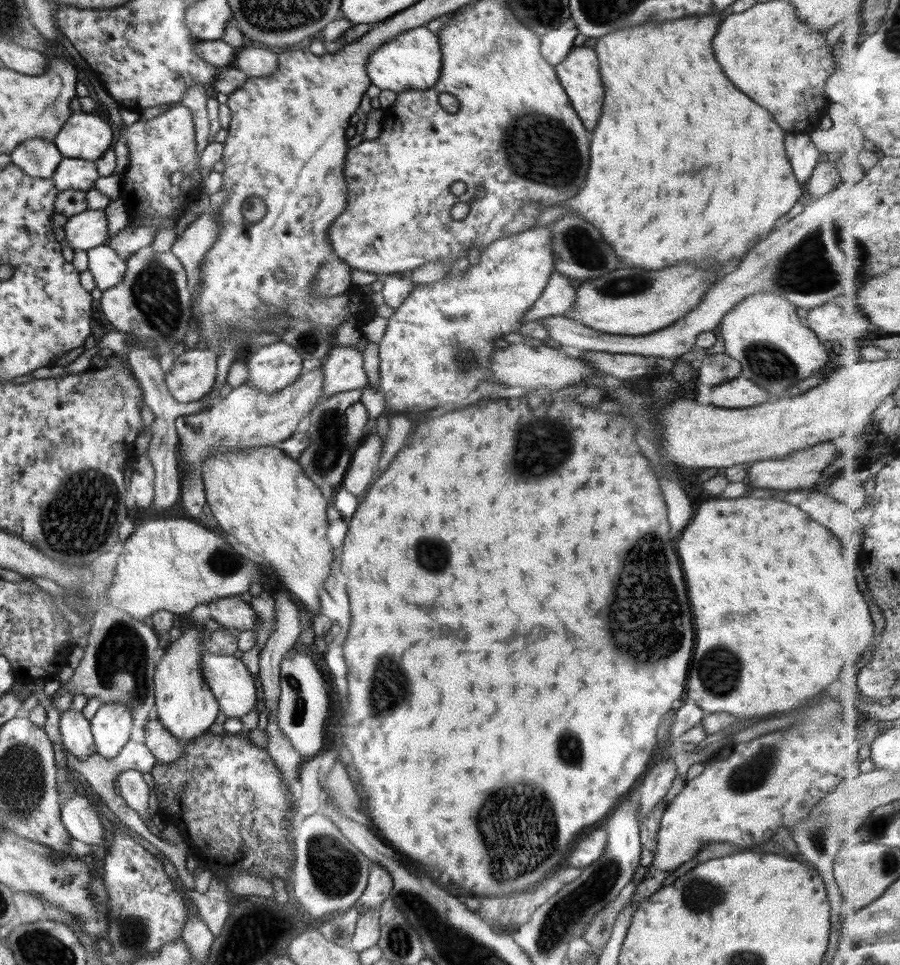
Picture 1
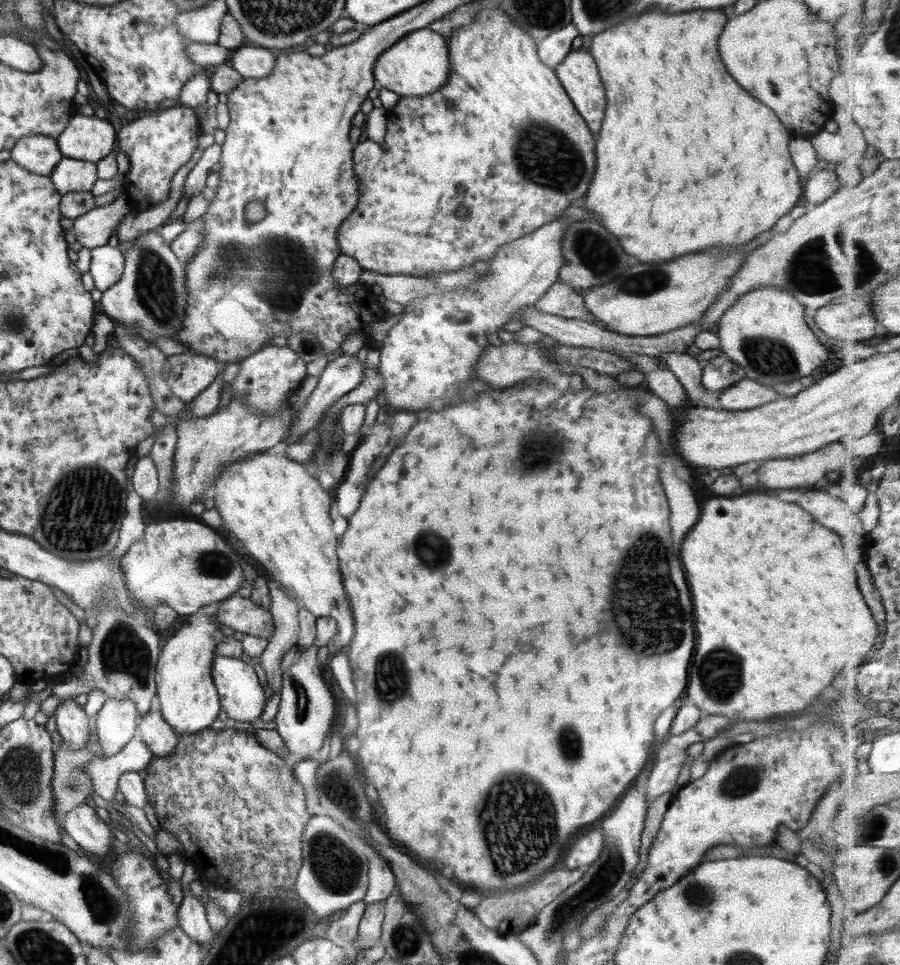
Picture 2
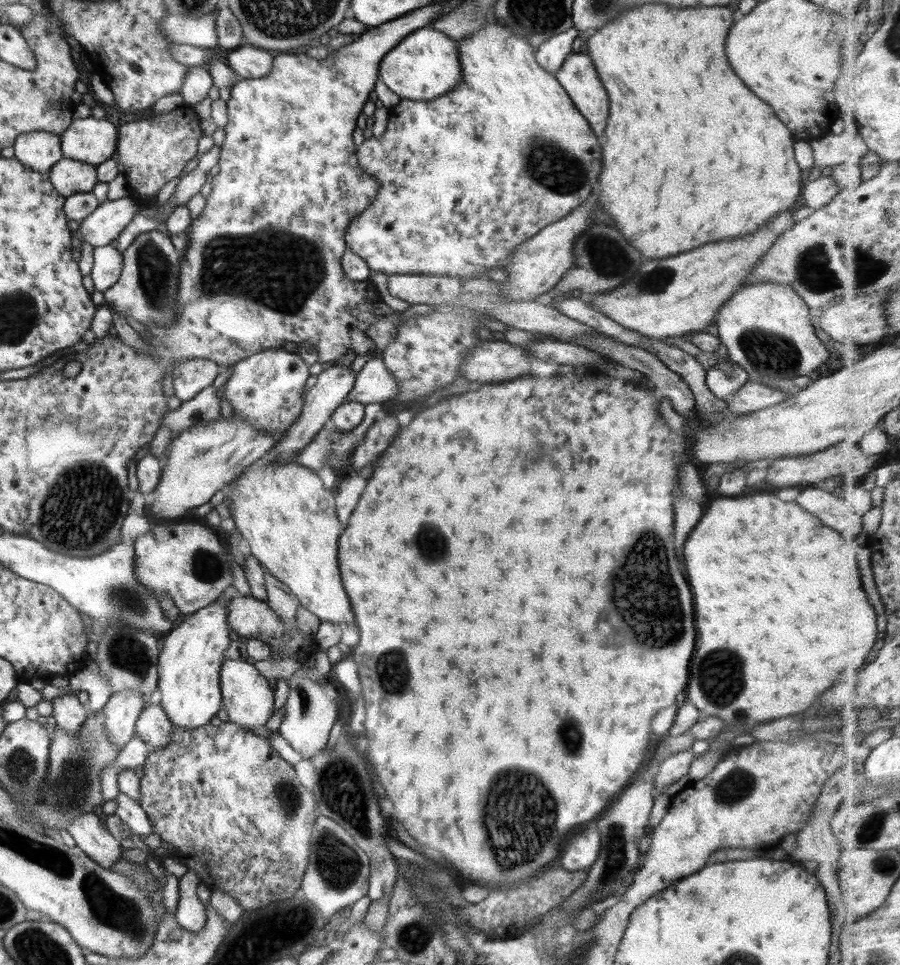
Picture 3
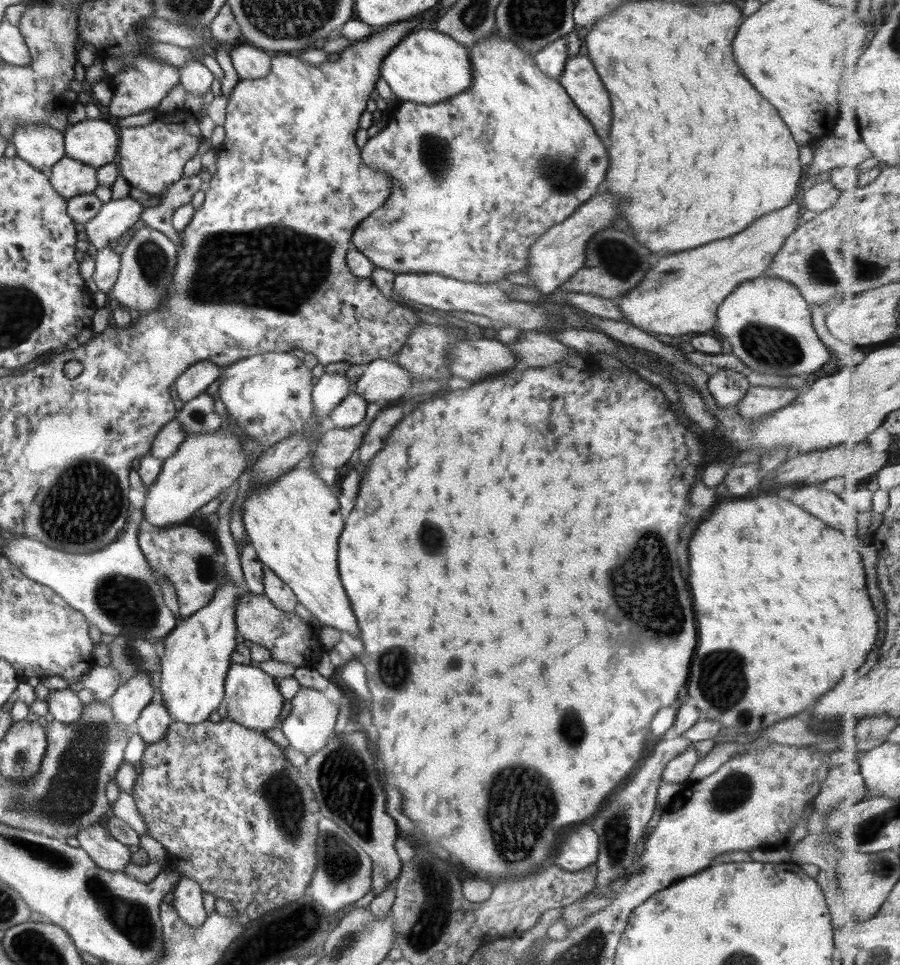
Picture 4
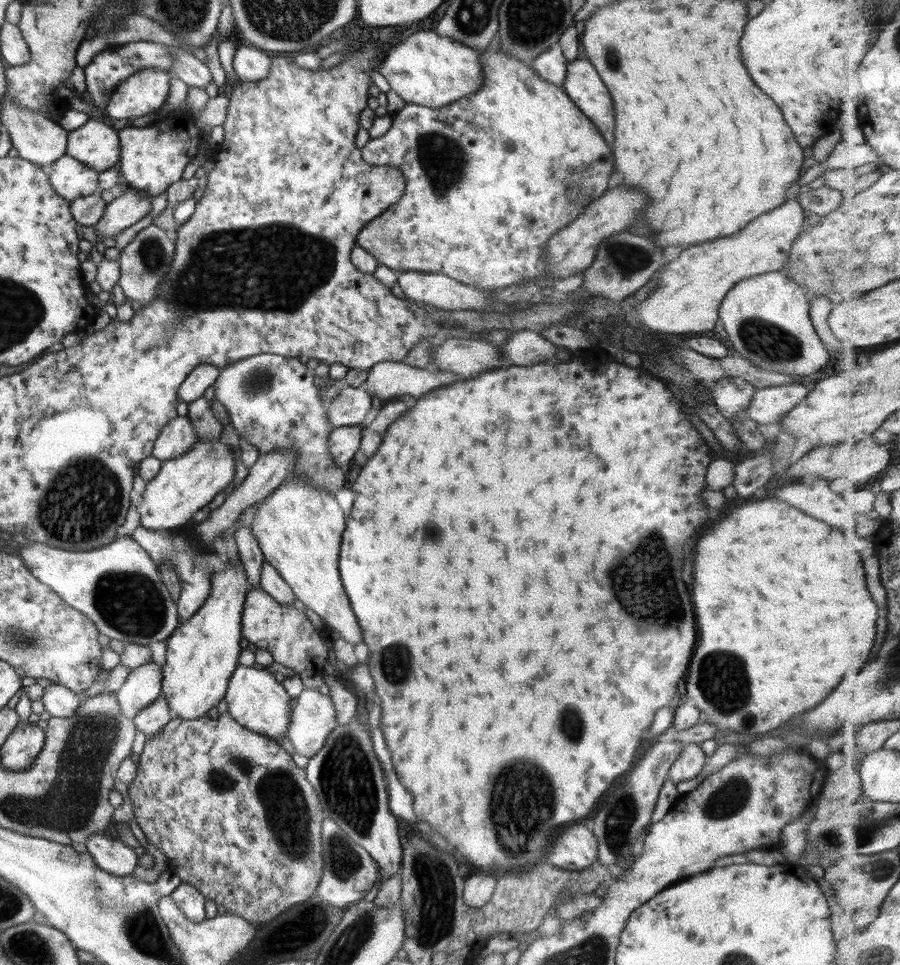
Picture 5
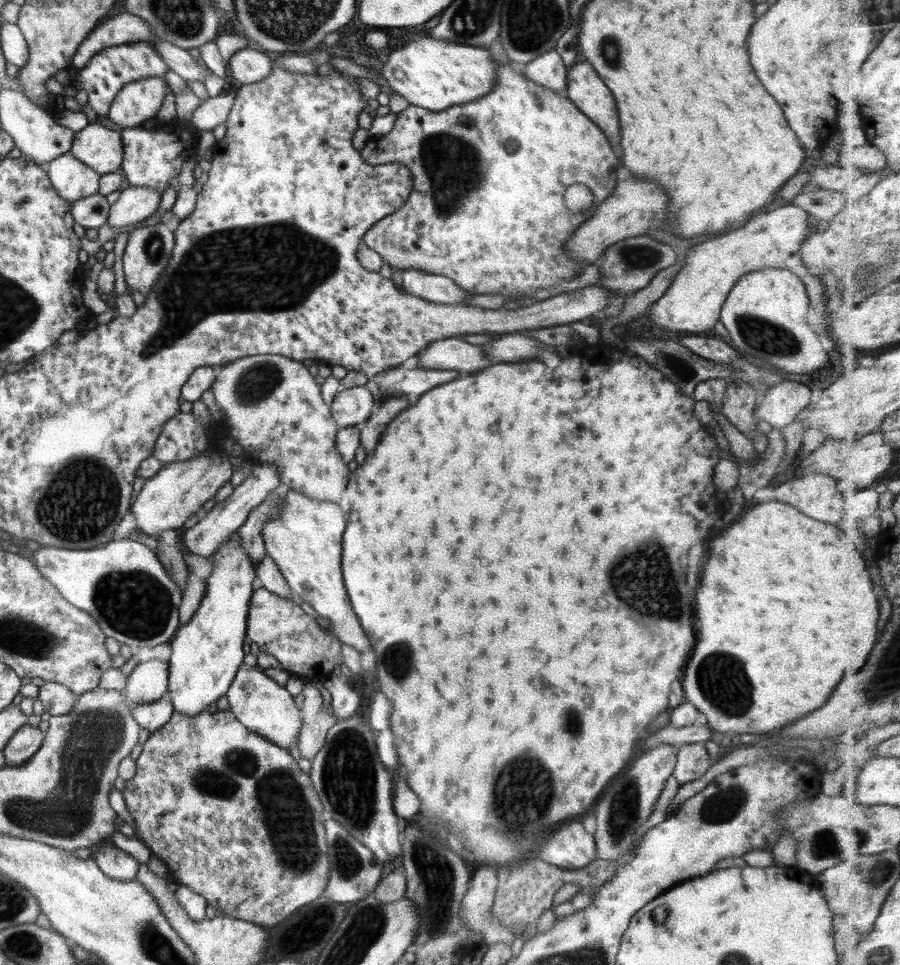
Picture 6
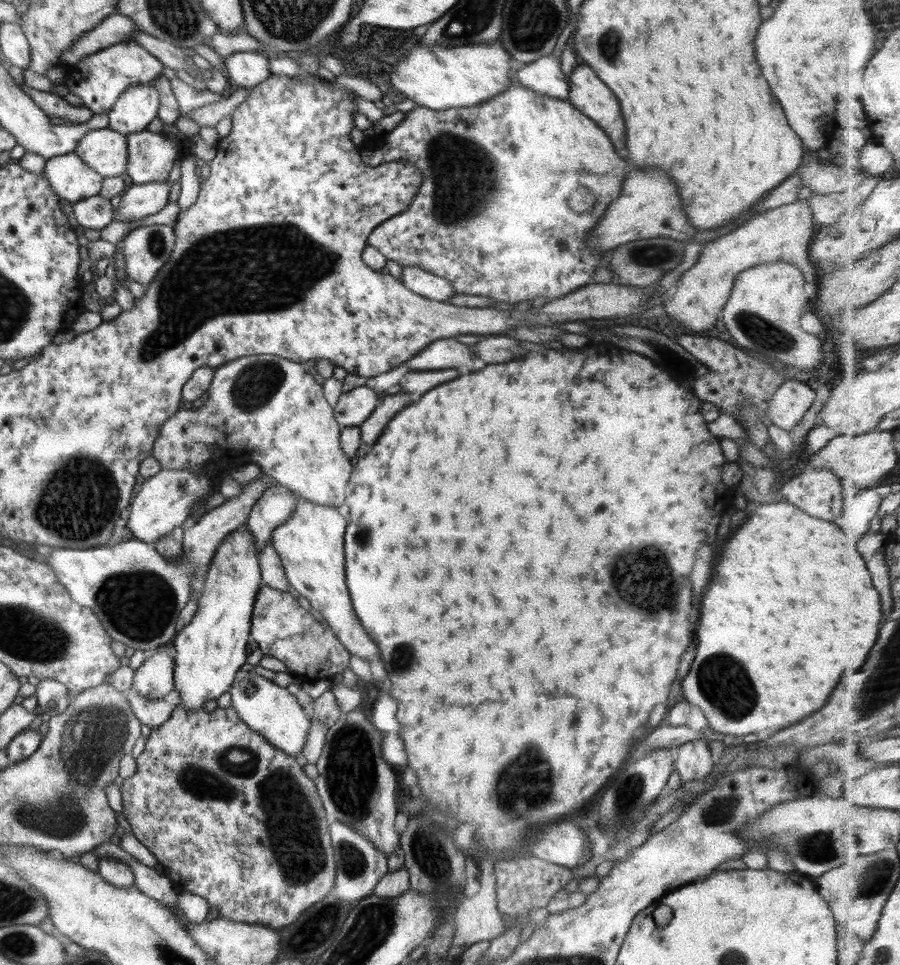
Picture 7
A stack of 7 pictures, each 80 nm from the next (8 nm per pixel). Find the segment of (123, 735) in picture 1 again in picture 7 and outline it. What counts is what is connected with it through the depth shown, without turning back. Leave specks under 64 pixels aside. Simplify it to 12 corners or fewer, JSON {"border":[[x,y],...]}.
{"border":[[164,646],[134,672],[140,696],[163,699],[174,691],[174,660]]}

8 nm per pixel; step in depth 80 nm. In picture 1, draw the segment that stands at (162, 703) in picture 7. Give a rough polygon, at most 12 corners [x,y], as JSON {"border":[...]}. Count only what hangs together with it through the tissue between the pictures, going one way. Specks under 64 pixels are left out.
{"border":[[158,719],[144,726],[144,744],[158,763],[183,755],[183,745]]}

